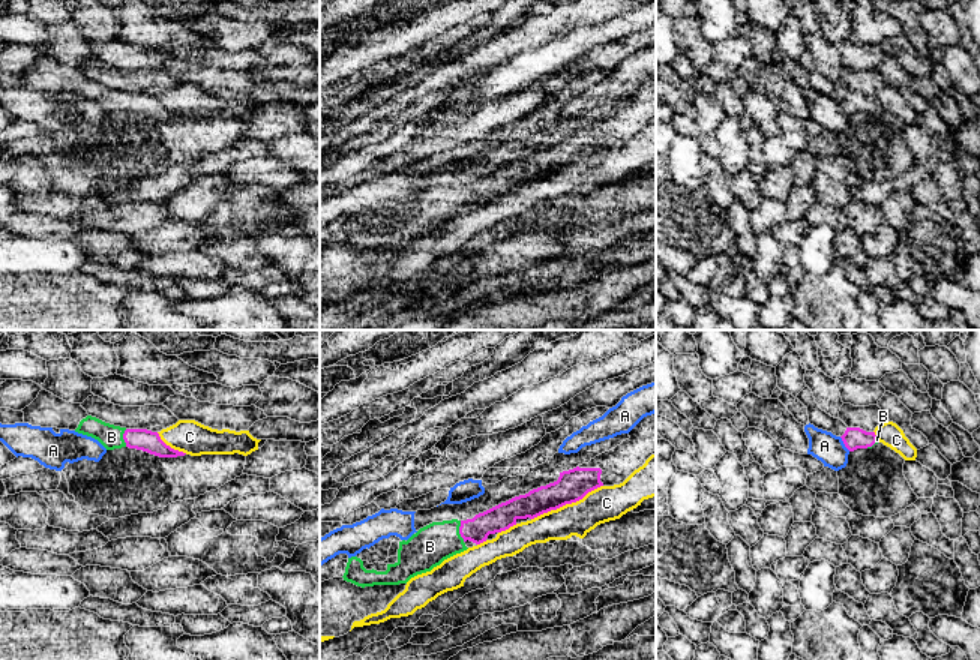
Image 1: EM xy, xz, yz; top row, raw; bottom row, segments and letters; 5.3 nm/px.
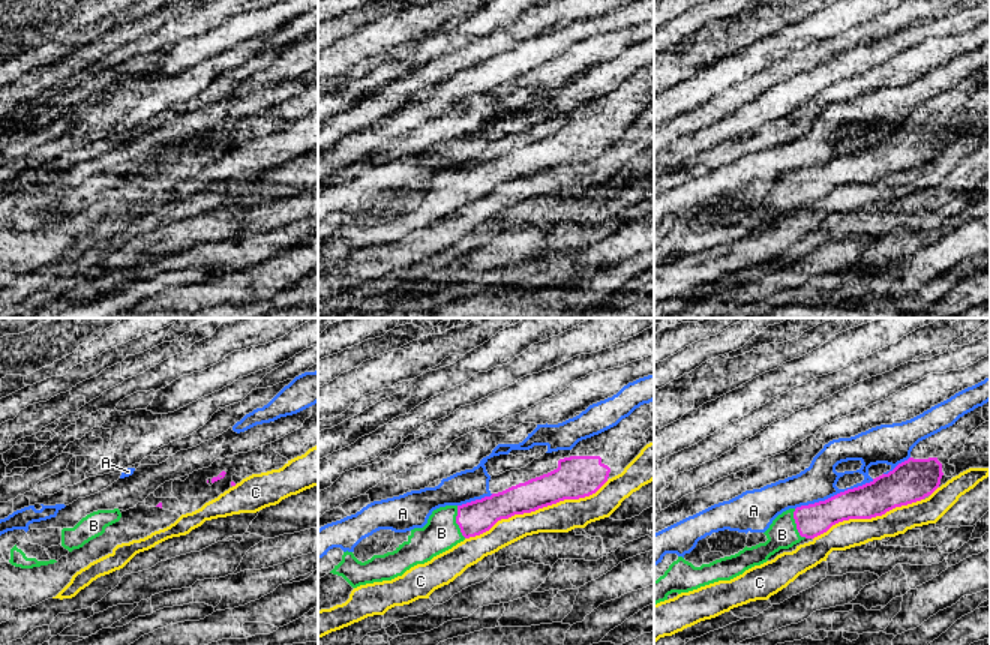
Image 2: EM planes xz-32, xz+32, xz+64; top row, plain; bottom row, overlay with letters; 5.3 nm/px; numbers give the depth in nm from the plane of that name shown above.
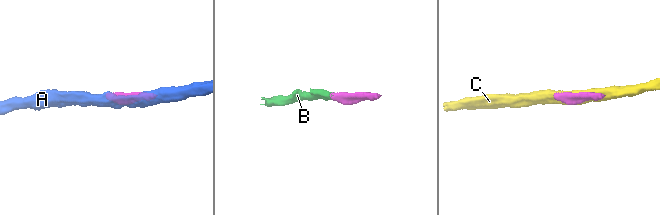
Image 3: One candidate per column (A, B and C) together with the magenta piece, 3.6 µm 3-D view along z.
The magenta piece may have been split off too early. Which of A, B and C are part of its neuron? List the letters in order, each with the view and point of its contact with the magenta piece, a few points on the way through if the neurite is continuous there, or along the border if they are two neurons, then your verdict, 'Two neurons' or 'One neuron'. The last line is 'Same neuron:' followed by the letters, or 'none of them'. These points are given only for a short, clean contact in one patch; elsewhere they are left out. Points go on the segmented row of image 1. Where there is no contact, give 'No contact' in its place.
A: Touches magenta at yz (844, 443). Two neurons
B: Touches magenta at xz (459, 531). Path across: xz (500, 518), (476, 530), (459, 531), (429, 546). One neuron
C: Touches magenta at xz (566, 503). Two neurons
Same neuron: B

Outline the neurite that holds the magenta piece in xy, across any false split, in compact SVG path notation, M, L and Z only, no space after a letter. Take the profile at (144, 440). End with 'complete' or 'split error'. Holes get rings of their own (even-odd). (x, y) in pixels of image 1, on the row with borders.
M92 416L83 418L75 432L98 440L107 450L129 447L159 458L177 458L186 454L167 446L158 432L147 429L126 429L105 423Z; split error

